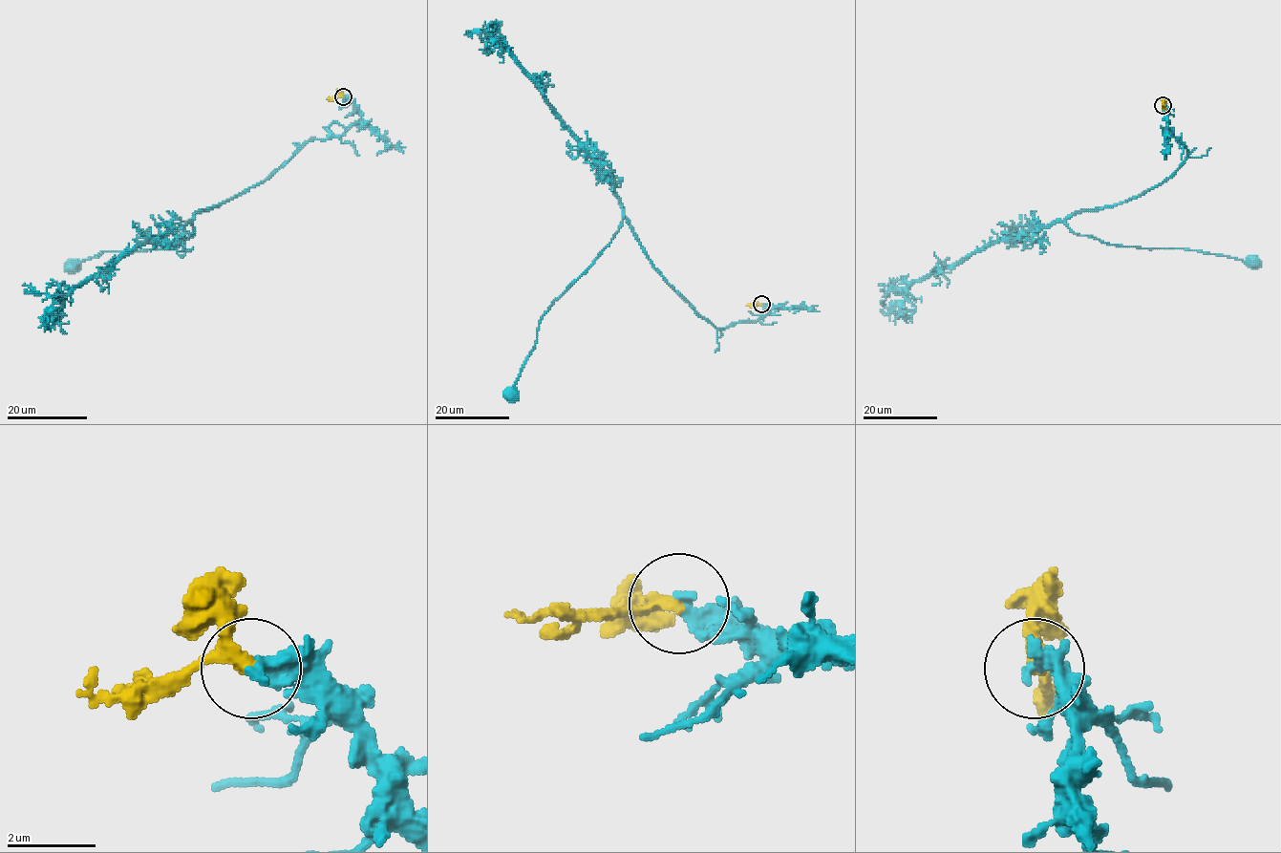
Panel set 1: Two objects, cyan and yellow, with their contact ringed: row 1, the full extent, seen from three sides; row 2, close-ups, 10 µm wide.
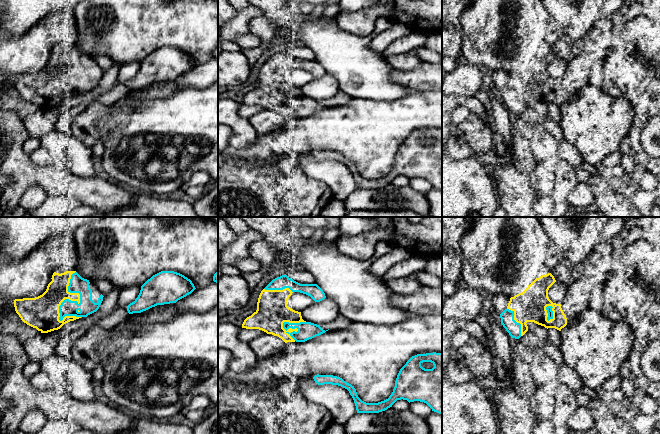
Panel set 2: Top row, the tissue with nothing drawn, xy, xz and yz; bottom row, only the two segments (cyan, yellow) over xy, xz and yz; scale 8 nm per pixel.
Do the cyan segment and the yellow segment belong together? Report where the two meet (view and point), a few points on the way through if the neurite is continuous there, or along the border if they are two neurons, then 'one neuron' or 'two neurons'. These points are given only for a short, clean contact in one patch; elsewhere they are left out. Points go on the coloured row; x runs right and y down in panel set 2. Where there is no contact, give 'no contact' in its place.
meets cyan in xy at (80, 301); one neuron

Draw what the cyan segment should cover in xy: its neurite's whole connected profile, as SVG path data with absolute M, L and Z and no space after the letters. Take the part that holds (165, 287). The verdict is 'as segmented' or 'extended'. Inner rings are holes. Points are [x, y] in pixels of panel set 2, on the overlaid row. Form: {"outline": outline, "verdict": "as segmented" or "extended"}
{"outline": "M161 271L142 286L138 297L127 306L129 314L141 313L157 305L176 303L195 290L190 279L174 271Z", "verdict": "as segmented"}

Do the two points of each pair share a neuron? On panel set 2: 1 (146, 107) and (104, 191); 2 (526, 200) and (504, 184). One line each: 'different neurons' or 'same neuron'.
1: different neurons
2: same neuron

